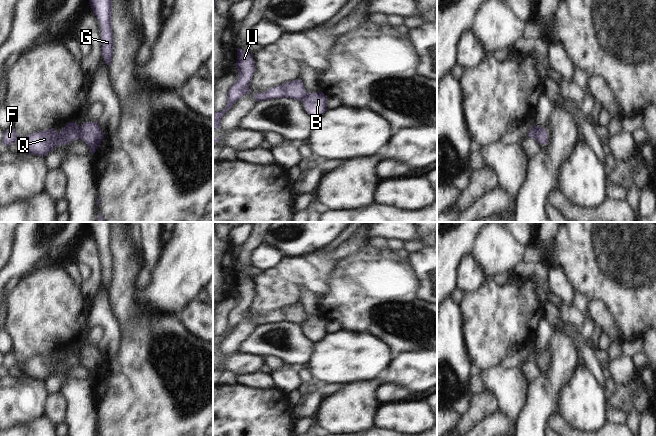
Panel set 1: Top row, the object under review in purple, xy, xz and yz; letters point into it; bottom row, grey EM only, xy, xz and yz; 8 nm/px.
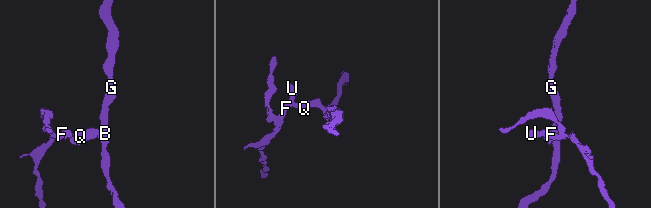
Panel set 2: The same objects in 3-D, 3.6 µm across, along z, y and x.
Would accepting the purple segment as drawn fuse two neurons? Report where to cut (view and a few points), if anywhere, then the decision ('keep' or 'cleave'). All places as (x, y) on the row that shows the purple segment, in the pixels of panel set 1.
cut xy (81, 126), (79, 138); cleave

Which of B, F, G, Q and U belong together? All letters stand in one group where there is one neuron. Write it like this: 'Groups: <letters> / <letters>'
Groups: B G / F Q U

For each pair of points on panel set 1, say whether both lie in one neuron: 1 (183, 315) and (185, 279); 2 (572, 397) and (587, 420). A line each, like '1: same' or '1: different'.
1: different
2: same

